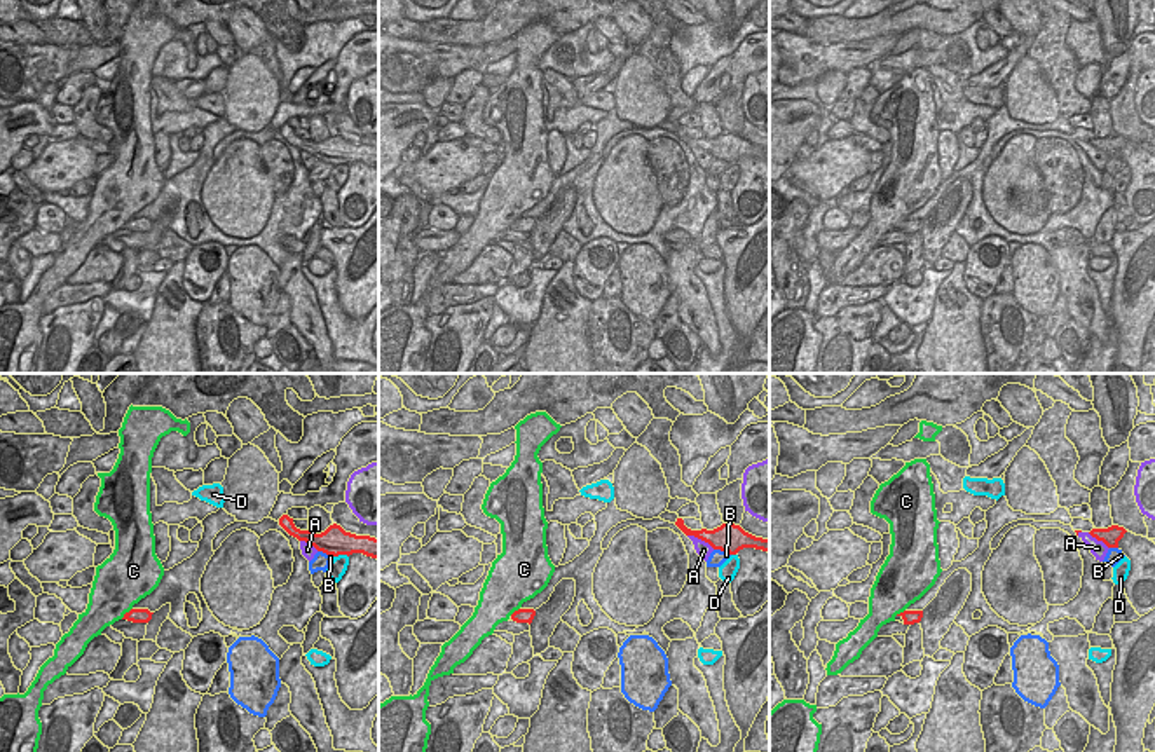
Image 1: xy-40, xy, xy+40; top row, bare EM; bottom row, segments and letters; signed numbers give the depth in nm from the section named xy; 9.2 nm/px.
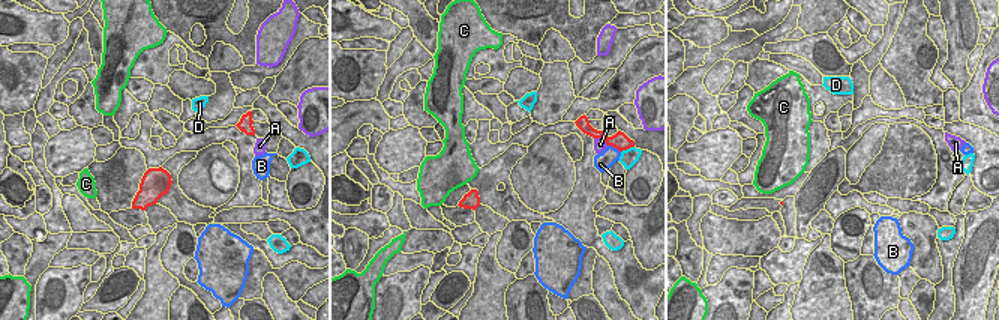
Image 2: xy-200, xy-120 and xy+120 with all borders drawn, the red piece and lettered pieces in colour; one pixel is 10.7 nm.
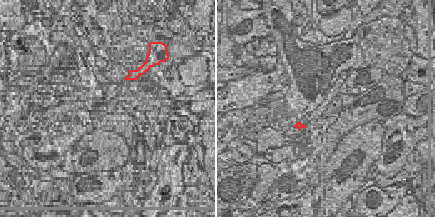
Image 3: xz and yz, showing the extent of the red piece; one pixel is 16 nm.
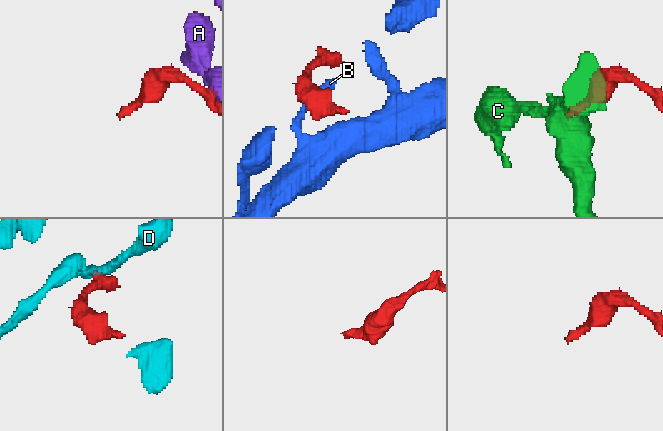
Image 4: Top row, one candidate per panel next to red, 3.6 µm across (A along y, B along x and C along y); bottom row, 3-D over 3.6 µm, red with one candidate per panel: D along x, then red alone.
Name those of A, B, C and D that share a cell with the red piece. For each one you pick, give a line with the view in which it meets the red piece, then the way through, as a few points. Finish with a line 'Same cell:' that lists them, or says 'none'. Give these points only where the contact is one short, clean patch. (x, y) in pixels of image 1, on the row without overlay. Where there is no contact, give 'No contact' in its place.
Same cell: none.

